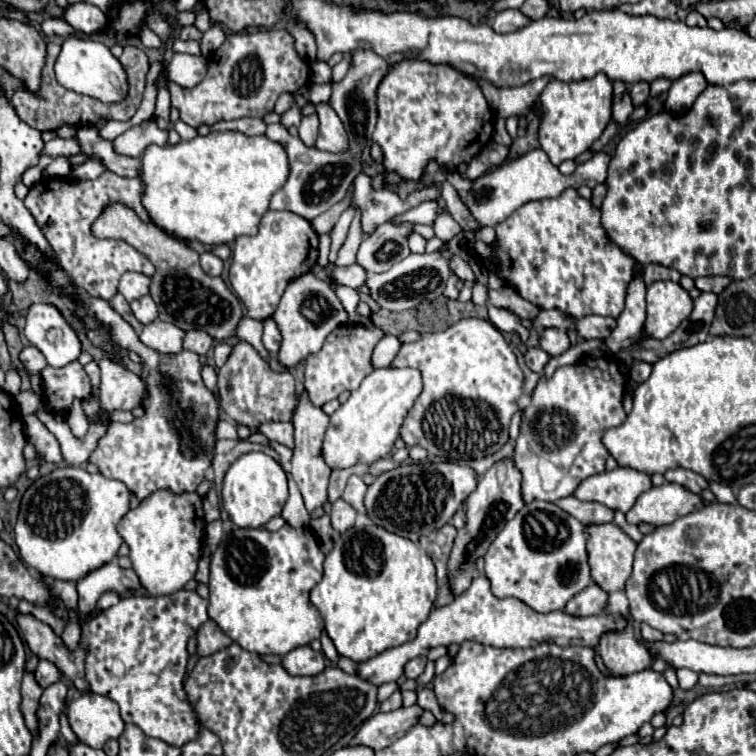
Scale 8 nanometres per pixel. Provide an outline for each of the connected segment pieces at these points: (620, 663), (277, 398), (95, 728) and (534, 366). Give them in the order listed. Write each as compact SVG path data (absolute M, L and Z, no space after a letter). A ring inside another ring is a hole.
M626 616L626 620L626 632L610 632L602 636L598 646L608 676L626 676L642 672L652 664L652 656L646 652L646 648L642 648L630 616Z
M238 342L226 364L220 368L218 392L222 398L222 410L236 424L244 424L248 428L258 428L266 422L290 422L296 408L294 376L290 370L272 370L248 342Z
M86 692L72 700L66 710L74 734L92 748L102 748L108 740L124 732L124 720L114 700Z
M528 348L528 352L524 354L526 366L528 366L530 370L534 370L534 372L542 372L548 360L550 360L550 356L548 356L542 348Z

